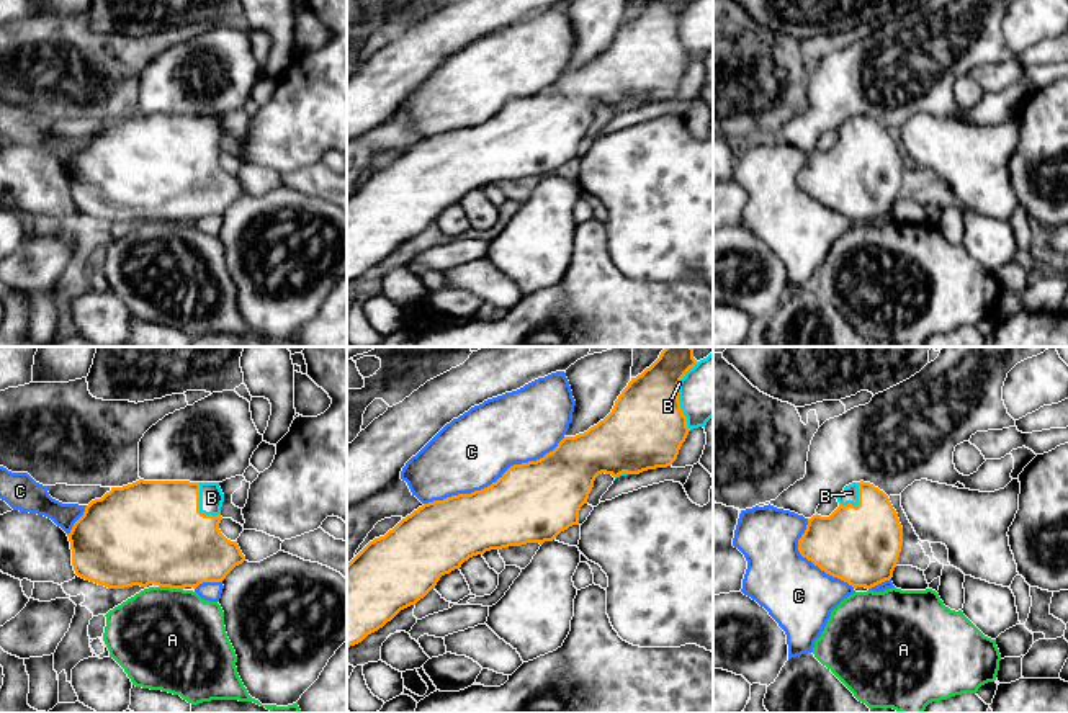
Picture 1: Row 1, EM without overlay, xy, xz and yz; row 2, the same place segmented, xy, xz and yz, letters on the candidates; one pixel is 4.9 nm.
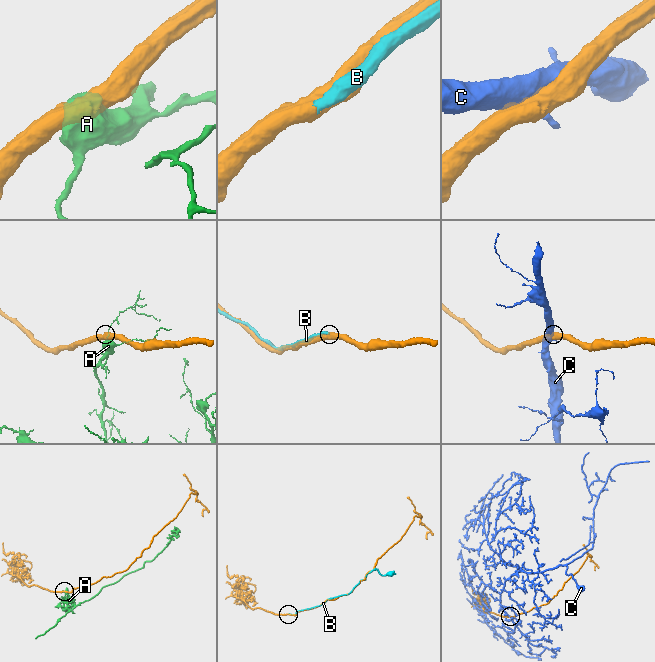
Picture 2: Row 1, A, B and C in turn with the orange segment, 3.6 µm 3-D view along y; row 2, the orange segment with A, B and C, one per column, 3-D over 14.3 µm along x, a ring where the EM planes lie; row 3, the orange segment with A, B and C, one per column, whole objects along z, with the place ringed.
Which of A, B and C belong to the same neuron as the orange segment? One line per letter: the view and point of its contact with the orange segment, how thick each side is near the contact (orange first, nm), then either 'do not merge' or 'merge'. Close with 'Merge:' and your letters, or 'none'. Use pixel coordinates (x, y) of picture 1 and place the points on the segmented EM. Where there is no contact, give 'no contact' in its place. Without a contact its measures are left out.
A: meets orange in xy at (170, 587); 460 nm thick on the orange side, 500 nm on the other; do not merge
B: meets orange in xz at (677, 396); 380 nm thick on the orange side, 280 nm on the other; merge
C: meets orange in xz at (496, 481); 400 nm thick on the orange side, 360 nm on the other; do not merge
Merge: B

